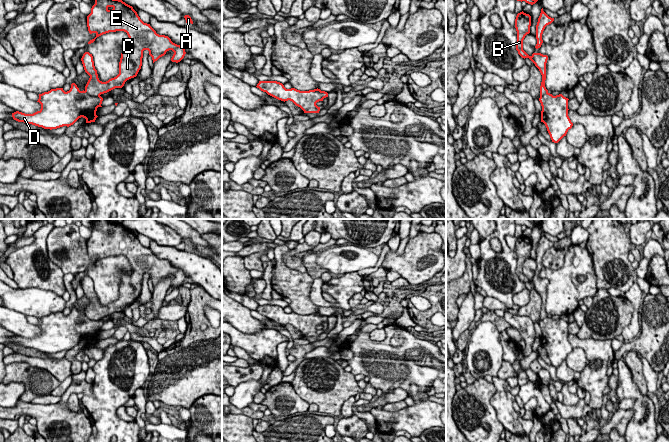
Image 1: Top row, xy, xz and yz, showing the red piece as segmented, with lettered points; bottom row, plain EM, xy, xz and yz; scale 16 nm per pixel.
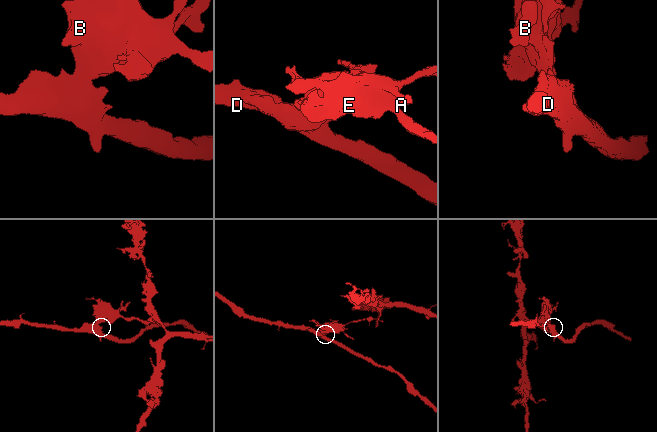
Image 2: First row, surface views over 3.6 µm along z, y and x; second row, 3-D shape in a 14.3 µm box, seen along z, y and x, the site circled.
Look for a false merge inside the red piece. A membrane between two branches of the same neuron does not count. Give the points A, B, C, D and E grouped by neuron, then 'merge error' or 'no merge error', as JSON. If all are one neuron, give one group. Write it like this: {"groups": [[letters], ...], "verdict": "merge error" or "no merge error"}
{"groups": [["A", "B", "C", "E"], ["D"]], "verdict": "merge error"}

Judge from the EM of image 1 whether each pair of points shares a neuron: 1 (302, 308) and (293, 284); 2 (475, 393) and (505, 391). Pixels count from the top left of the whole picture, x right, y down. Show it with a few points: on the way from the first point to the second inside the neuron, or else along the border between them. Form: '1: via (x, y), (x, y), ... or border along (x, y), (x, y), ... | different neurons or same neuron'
1: via (300, 302), (298, 290) | same neuron
2: border along (492, 383), (495, 393), (490, 404), (497, 415) | different neurons

